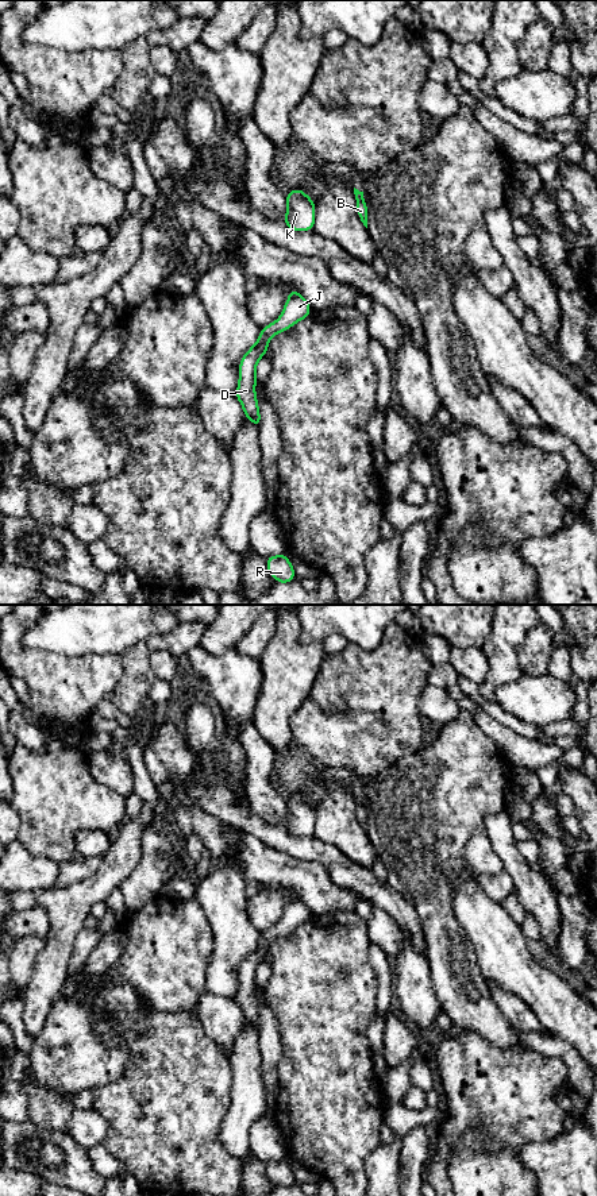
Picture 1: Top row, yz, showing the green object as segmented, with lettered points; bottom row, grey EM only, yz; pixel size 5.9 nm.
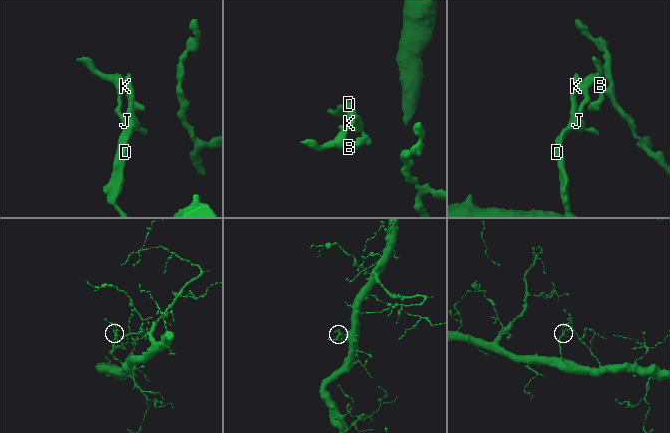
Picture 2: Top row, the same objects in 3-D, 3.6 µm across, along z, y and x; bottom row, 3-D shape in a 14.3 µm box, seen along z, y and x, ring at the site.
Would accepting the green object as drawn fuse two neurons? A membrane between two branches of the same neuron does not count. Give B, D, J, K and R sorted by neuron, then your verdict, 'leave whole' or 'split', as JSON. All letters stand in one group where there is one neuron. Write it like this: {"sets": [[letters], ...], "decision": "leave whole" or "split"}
{"sets": [["B", "D", "J", "K", "R"]], "decision": "leave whole"}

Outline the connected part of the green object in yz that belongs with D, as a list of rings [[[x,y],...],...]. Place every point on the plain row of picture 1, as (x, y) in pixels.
[[[293,894],[288,895],[289,903],[280,923],[261,934],[257,948],[244,958],[239,971],[239,989],[235,1002],[240,1006],[244,1021],[258,1033],[261,1031],[261,1021],[254,995],[257,967],[266,960],[273,940],[293,931],[297,926],[308,922],[312,915],[303,899]]]

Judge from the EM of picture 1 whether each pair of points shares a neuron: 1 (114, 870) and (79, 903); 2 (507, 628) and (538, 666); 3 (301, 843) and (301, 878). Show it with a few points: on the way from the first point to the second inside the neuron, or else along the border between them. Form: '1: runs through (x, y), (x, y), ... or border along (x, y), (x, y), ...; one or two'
1: runs through (106, 878), (87, 895); one
2: border along (540, 620), (519, 647), (519, 666), (524, 674); two
3: border along (272, 847), (303, 860), (318, 861), (330, 874); two

